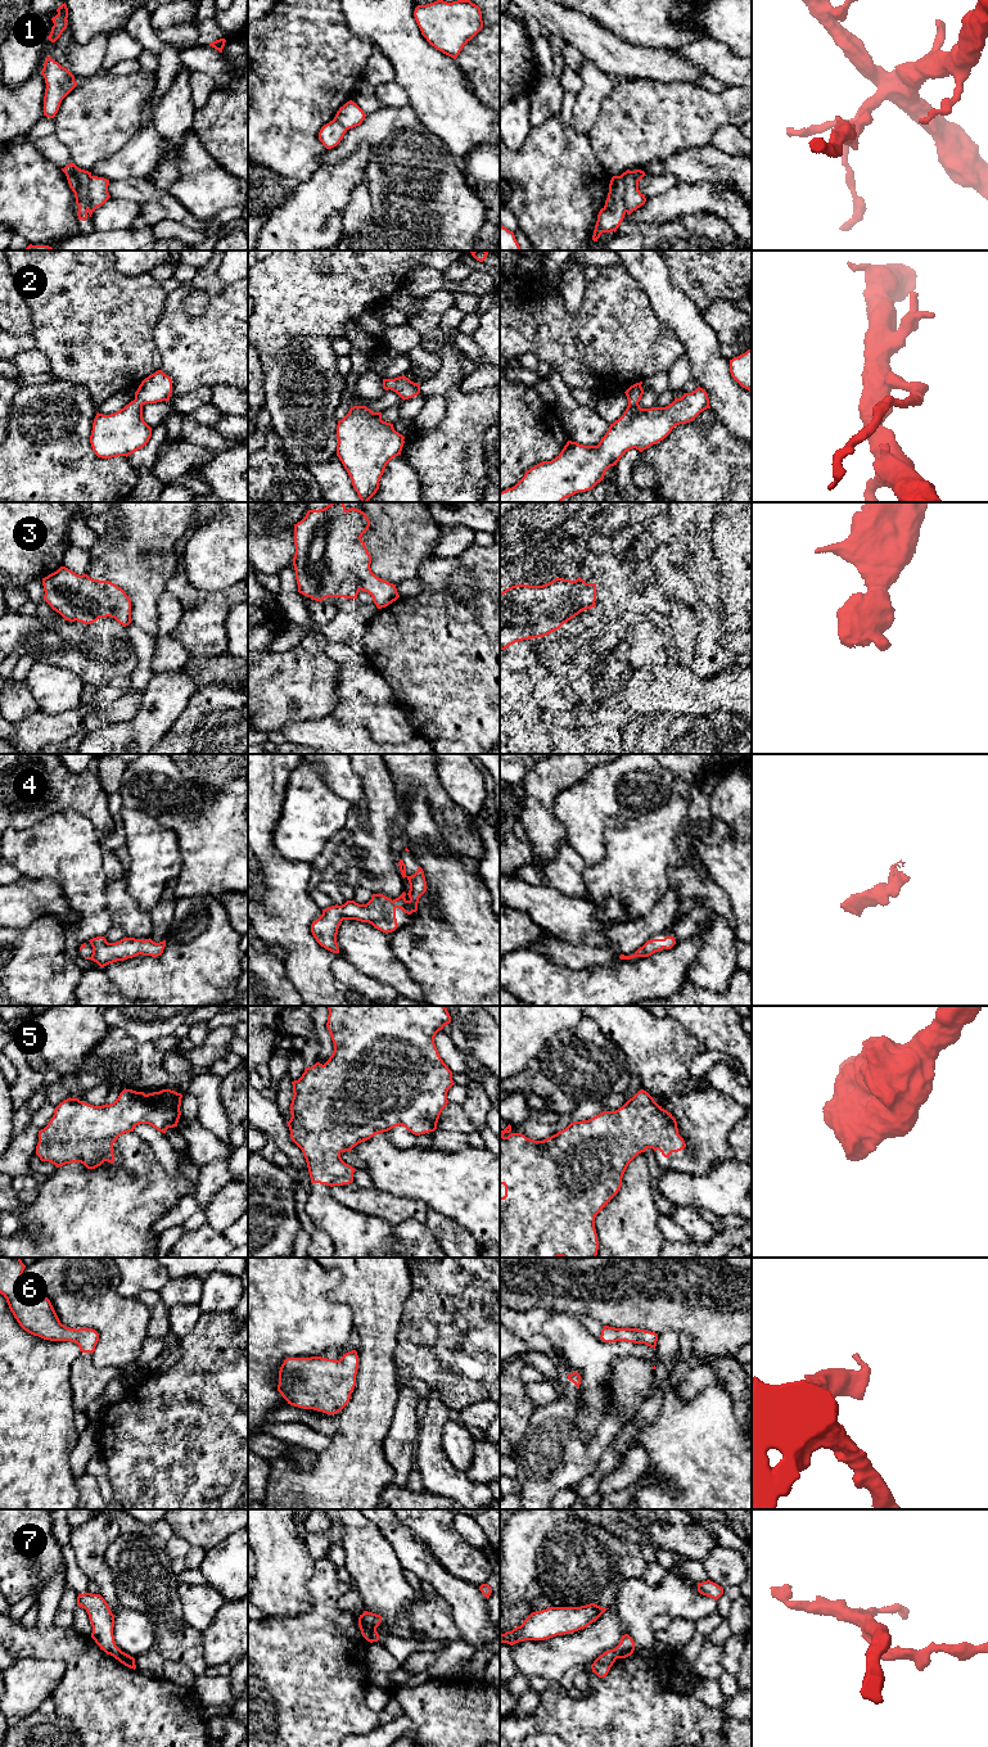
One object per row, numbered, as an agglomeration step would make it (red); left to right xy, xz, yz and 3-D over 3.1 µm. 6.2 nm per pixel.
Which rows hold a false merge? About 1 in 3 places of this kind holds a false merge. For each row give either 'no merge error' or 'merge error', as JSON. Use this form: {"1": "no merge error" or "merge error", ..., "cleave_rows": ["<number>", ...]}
{"1": "merge error", "2": "no merge error", "3": "no merge error", "4": "no merge error", "5": "no merge error", "6": "no merge error", "7": "merge error", "cleave_rows": ["1", "7"]}

